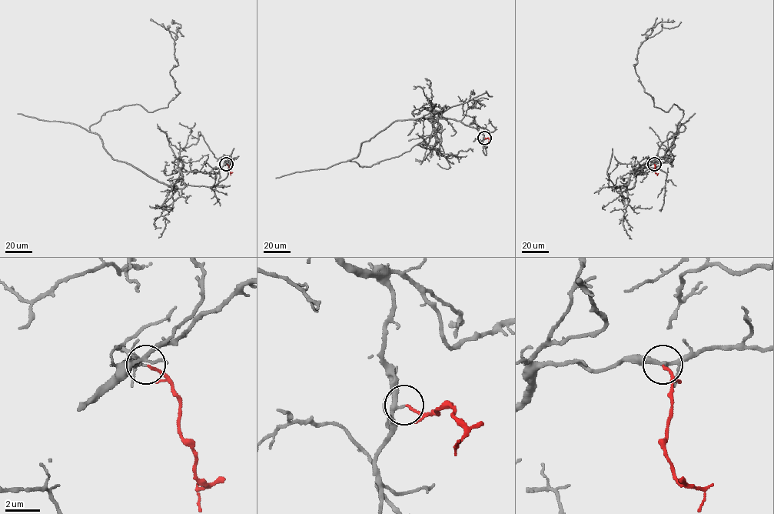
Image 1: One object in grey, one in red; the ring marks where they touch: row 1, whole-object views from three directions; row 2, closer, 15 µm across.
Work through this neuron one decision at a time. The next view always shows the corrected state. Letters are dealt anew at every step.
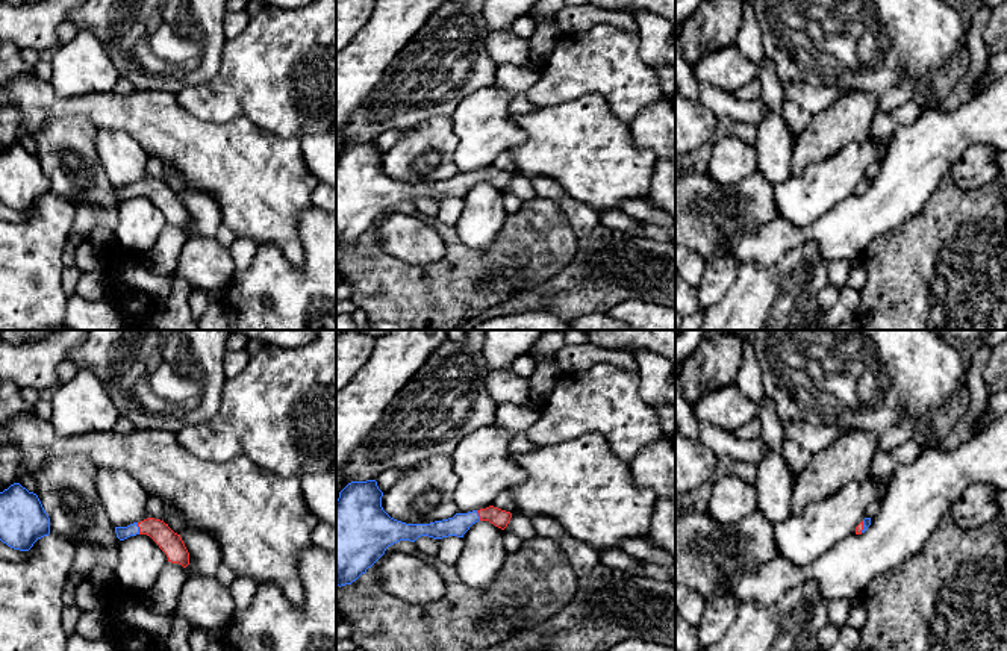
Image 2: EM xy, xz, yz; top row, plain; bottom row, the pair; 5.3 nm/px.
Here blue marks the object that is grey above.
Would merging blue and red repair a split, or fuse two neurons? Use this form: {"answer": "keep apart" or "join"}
{"answer": "join"}

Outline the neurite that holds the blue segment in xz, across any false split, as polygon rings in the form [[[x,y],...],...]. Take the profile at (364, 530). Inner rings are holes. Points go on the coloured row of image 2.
[[[376,480],[351,481],[336,500],[336,584],[356,581],[386,551],[400,542],[415,542],[421,536],[442,539],[463,537],[479,521],[489,521],[504,530],[510,512],[489,506],[430,524],[406,524],[391,518],[382,507],[383,492]]]

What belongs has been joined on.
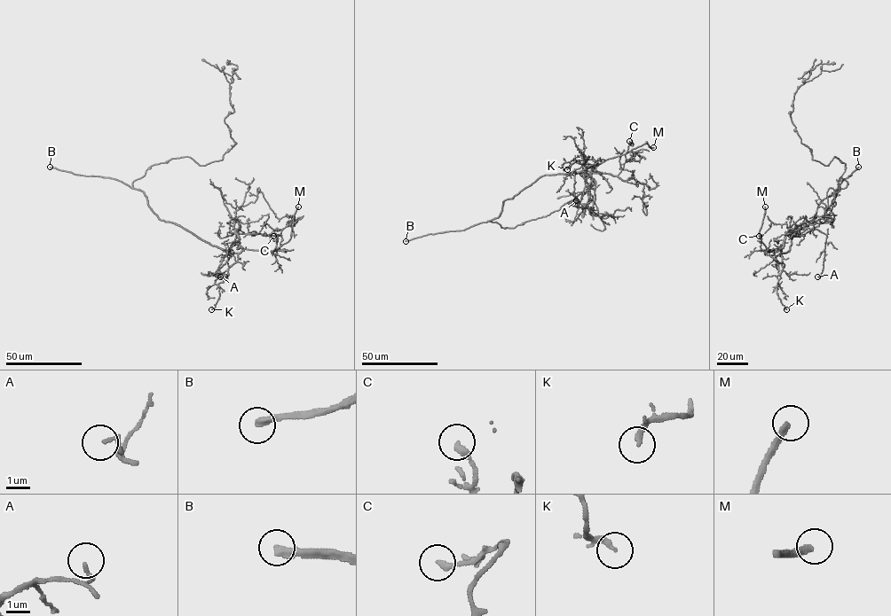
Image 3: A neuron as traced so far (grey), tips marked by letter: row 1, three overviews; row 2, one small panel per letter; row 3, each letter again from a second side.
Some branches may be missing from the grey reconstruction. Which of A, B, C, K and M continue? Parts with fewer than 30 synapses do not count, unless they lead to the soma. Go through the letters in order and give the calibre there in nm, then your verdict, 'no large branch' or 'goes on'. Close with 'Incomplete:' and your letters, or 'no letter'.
A: 130 nm | no large branch
B: 280 nm | goes on
C: 280 nm | no large branch
K: 240 nm | no large branch
M: 280 nm | goes on
Incomplete: B, M

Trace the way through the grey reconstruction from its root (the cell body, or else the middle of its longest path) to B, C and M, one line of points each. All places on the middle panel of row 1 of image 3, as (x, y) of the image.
B: (500, 213), (495, 218), (463, 230), (429, 234), (406, 241)
C: (500, 213), (506, 199), (512, 198), (541, 176), (578, 172), (624, 154), (629, 144), (633, 144), (629, 141)
M: (500, 213), (506, 199), (512, 198), (541, 176), (578, 172), (625, 154), (647, 142), (649, 146), (653, 147)

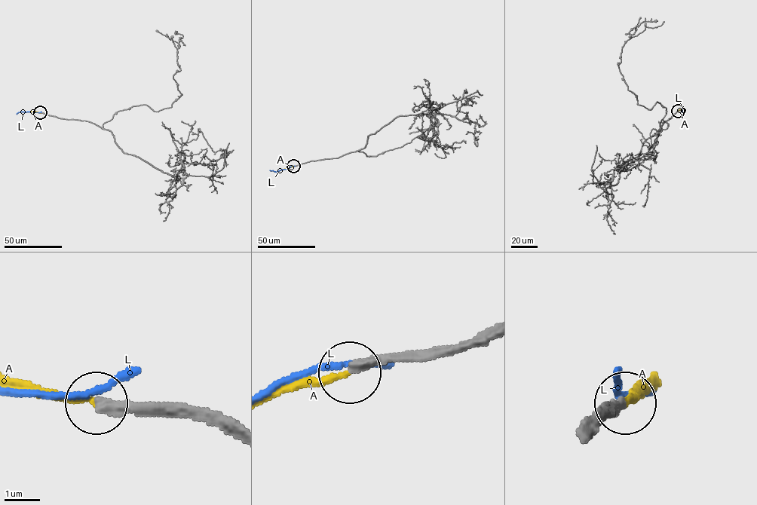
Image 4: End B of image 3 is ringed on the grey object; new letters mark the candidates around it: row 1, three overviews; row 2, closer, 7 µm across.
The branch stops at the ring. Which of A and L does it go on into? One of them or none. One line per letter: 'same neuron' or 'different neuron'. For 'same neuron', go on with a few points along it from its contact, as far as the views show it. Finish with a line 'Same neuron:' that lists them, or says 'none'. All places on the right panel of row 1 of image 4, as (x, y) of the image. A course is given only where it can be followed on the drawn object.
A: same neuron
L: different neuron
Same neuron: A

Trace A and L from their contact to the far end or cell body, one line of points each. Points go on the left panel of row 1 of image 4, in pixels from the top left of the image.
A: (40, 112), (31, 111)
L: (40, 112), (20, 111), (16, 114)

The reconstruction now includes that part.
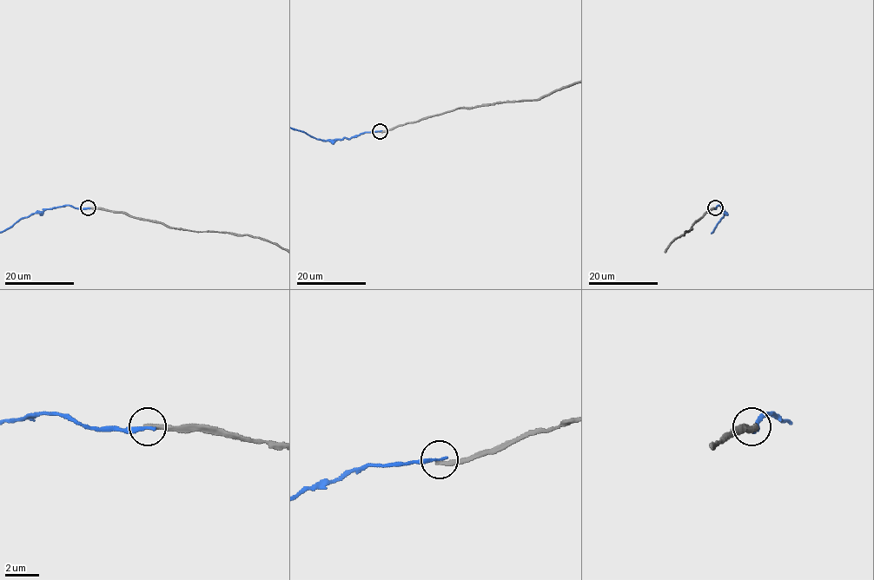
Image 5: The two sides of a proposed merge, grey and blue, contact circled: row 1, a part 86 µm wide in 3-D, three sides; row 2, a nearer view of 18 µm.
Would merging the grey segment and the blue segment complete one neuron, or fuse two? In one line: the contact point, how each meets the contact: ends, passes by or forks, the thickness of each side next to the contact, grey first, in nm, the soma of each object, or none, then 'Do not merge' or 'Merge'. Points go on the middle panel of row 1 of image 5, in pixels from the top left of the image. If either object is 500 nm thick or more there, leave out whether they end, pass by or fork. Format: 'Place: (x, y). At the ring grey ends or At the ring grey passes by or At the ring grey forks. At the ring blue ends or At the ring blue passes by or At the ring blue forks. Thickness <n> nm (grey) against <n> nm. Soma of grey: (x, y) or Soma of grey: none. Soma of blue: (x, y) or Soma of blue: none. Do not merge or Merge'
Place: (380, 131). At the ring grey ends. At the ring blue ends. Thickness 280 nm (grey) against 240 nm. Soma of grey: none. Soma of blue: none. Do not merge

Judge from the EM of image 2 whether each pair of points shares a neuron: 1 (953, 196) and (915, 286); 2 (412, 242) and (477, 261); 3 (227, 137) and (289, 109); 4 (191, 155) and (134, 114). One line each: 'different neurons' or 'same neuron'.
1: same neuron
2: different neurons
3: different neurons
4: same neuron

